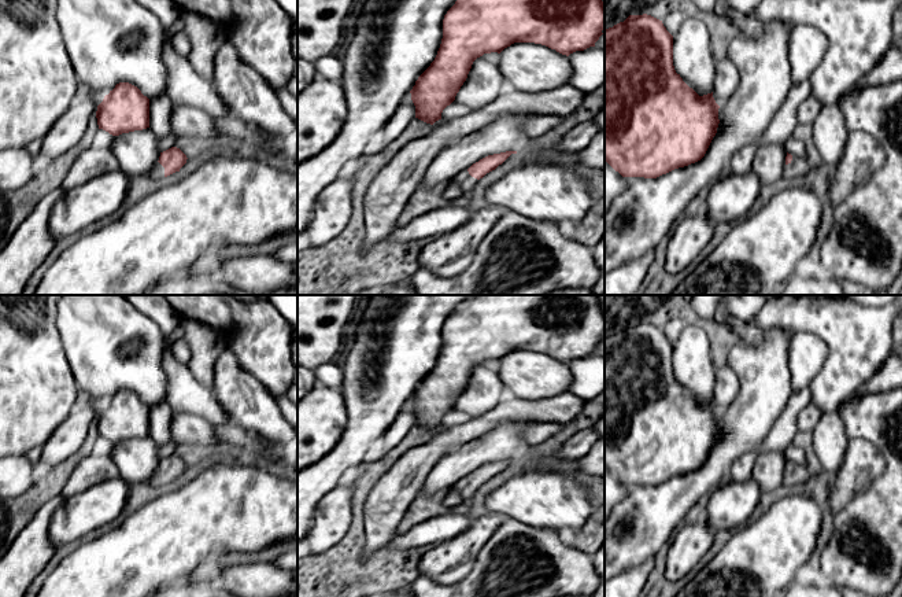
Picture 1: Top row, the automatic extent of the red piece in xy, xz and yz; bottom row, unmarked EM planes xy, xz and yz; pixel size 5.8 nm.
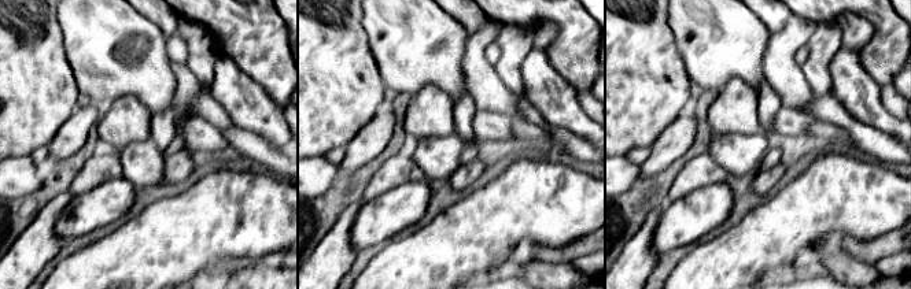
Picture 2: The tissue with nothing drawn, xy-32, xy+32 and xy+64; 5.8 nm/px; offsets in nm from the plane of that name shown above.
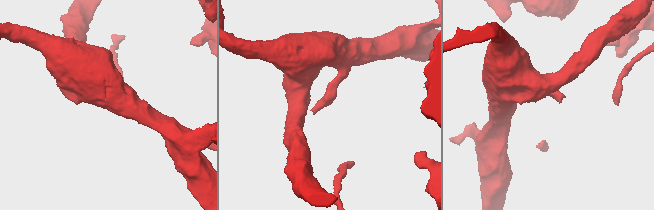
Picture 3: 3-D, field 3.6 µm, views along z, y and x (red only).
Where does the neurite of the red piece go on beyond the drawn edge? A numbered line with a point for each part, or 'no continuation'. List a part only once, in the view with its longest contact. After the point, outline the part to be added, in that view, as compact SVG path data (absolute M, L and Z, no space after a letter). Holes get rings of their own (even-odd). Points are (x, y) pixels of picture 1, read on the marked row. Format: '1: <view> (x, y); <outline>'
1: xy (158, 172); M156 162L152 172L147 177L149 177L152 180L163 178L164 177L164 167L159 162Z

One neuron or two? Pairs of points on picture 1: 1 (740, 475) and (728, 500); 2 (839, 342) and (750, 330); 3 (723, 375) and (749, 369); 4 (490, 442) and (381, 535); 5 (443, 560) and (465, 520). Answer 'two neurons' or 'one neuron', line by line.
1: two neurons
2: two neurons
3: two neurons
4: two neurons
5: two neurons

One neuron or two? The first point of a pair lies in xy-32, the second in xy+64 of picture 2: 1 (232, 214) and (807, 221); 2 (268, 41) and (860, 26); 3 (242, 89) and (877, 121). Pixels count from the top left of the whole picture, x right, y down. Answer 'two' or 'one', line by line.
1: one
2: two
3: one

